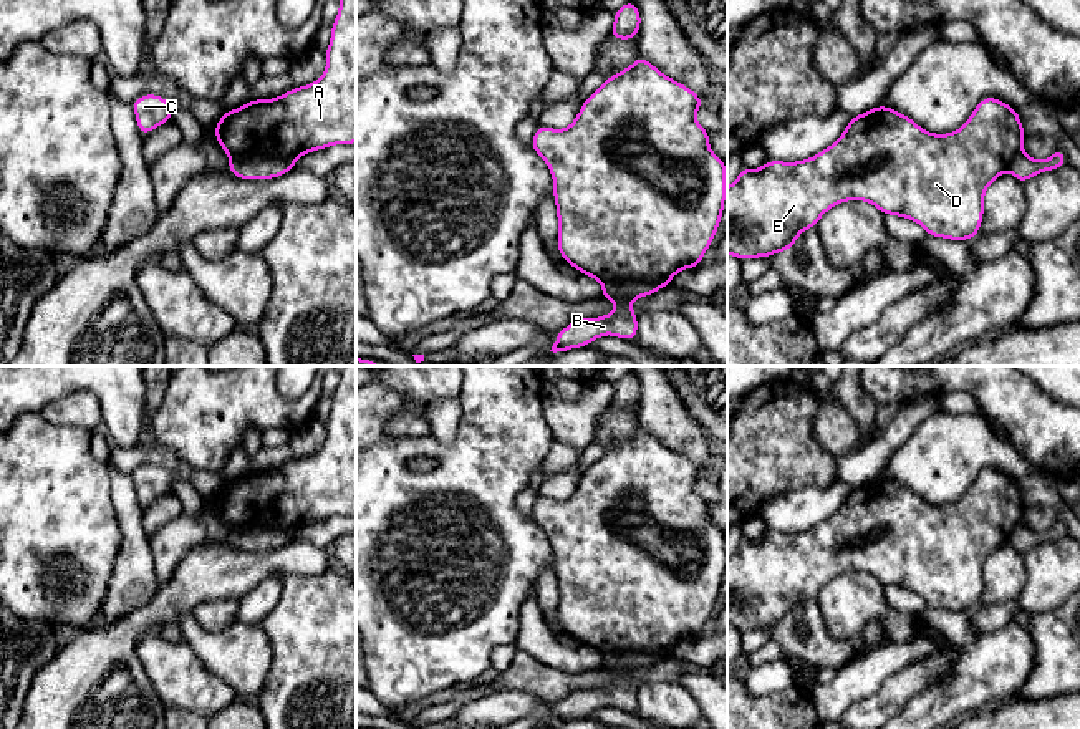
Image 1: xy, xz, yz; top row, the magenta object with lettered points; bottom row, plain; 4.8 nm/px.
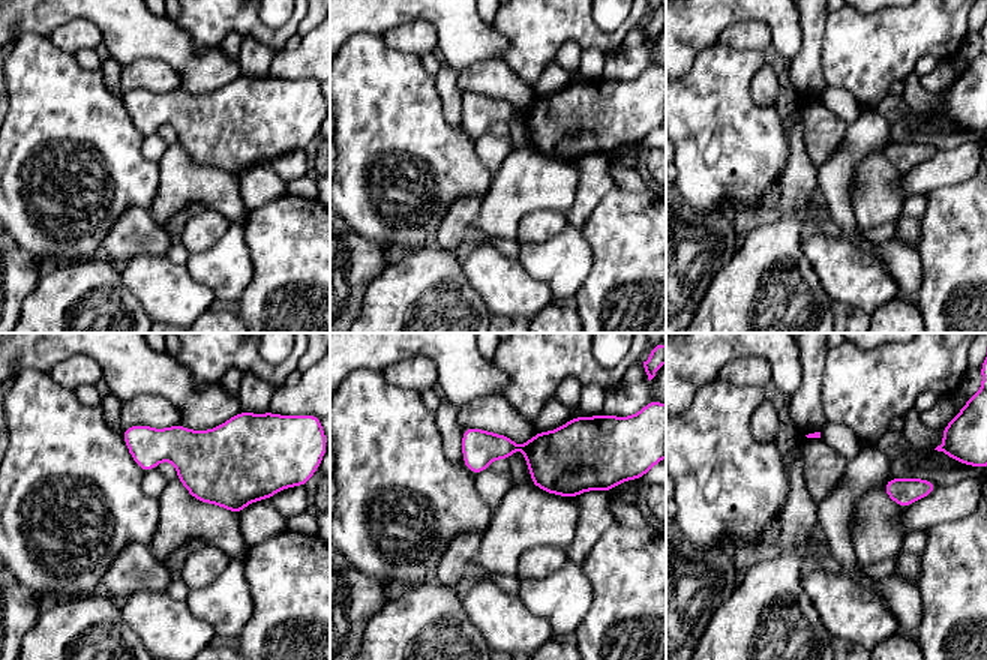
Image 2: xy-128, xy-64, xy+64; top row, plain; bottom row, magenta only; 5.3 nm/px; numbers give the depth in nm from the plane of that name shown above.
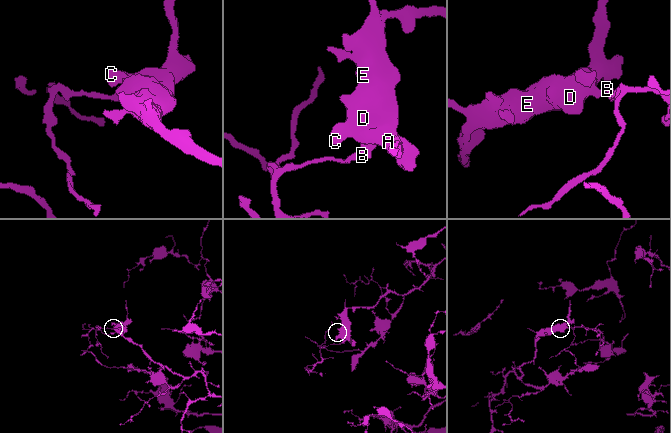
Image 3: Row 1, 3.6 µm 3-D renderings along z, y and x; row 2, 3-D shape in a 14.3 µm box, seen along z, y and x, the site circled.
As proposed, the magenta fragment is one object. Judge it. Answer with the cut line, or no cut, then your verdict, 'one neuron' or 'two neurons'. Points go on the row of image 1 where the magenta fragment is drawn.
cut xy (231, 158), (285, 156), (295, 163); two neurons

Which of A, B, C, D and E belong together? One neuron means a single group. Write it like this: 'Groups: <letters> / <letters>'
Groups: A C D E / B

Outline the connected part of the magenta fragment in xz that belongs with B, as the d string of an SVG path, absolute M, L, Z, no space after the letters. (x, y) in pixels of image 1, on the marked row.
M603 282L600 298L618 302L620 307L600 318L578 318L557 333L550 351L567 351L570 348L590 346L603 335L634 341L638 335L638 315L629 307L629 300L653 295L661 290L658 282Z

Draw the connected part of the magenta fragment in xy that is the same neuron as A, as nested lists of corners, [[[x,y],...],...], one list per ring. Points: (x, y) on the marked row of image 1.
[[[340,0],[325,55],[326,70],[318,81],[292,88],[280,98],[263,101],[252,98],[239,109],[224,111],[214,134],[230,159],[268,156],[297,162],[306,152],[356,142],[356,0]]]

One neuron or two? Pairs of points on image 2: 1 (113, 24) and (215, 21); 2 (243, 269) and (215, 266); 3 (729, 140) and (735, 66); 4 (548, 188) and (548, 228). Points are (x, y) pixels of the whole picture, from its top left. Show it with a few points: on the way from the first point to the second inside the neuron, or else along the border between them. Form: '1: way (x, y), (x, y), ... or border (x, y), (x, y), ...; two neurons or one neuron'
1: border (171, 20), (189, 36), (197, 51); two neurons
2: way (236, 269), (222, 269); one neuron
3: way (729, 122), (729, 84); one neuron
4: border (563, 215), (554, 210), (531, 210), (516, 227); two neurons

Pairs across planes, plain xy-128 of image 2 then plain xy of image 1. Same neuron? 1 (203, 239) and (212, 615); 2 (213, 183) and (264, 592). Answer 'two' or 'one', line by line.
1: one
2: two

